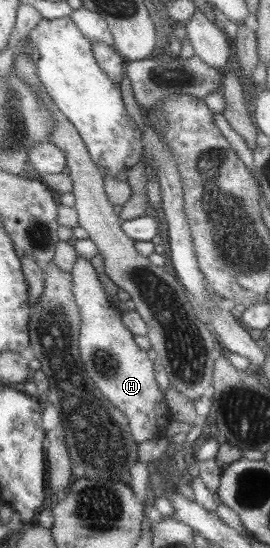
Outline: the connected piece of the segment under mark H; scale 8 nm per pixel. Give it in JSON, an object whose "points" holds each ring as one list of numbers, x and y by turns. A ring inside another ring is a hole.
{"points":[[77,257,75,264,70,272,72,279,72,294,75,305,80,314,80,330,78,341,78,350,81,362,85,367,85,372,94,382,103,396,107,397,107,401,116,409,123,413,123,417,127,418,129,434,136,443,145,440,165,437,165,429,167,428,171,415,166,406,164,394,159,390,156,384,153,371,153,362,147,356,147,351,139,348,133,341,133,335,123,325,121,314,117,306,111,301,107,302,104,288,97,278,95,270,86,259]]}

